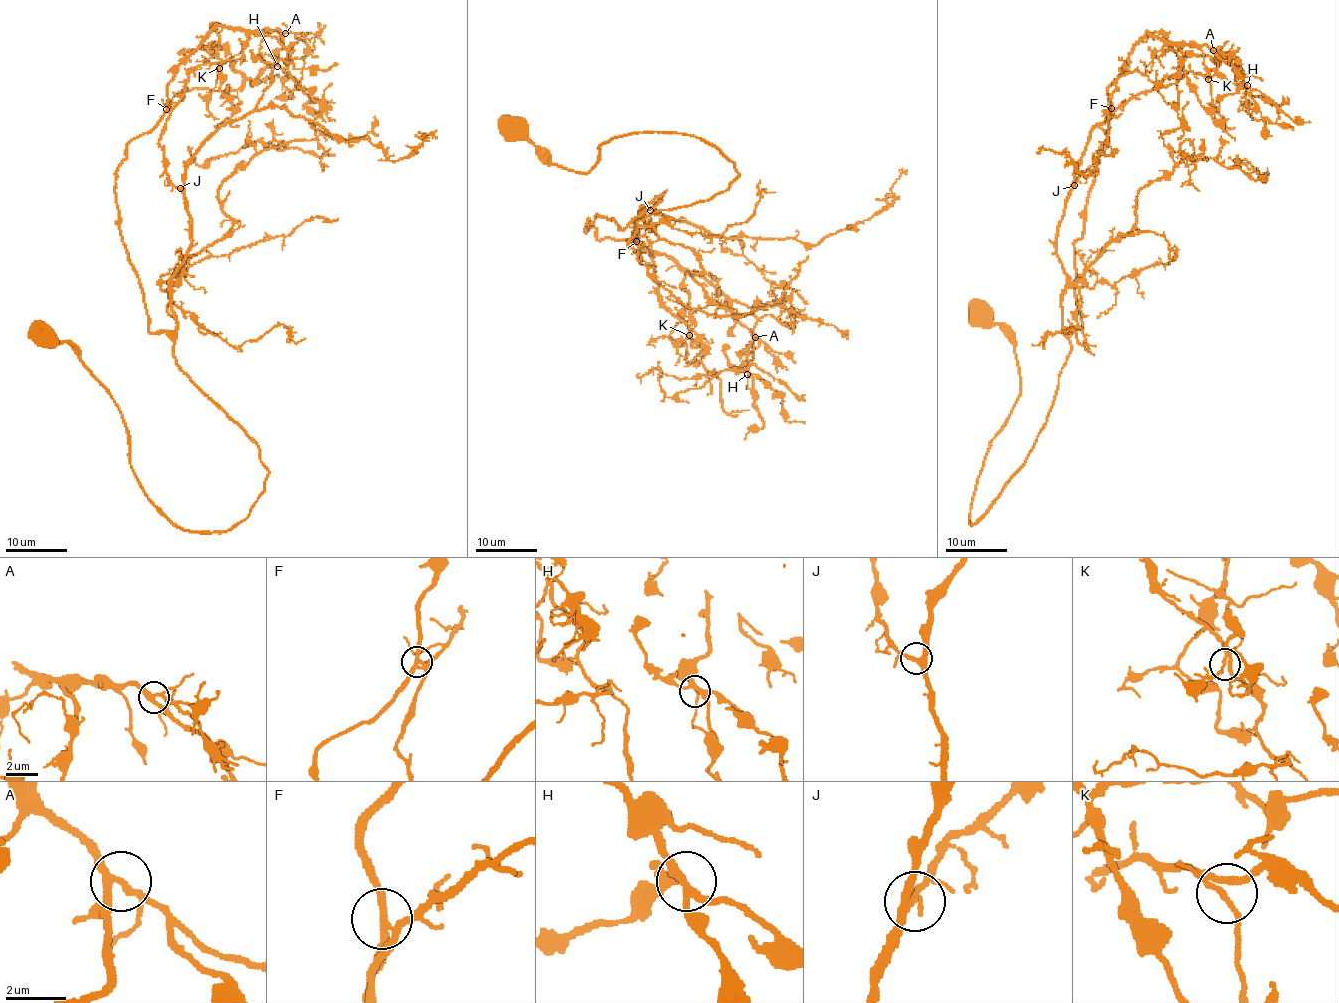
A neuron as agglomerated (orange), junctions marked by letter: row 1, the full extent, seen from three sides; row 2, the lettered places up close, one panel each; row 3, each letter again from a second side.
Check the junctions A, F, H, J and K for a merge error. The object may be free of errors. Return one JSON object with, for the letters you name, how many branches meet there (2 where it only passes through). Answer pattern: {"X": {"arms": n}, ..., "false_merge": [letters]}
{"false_merge": []}

